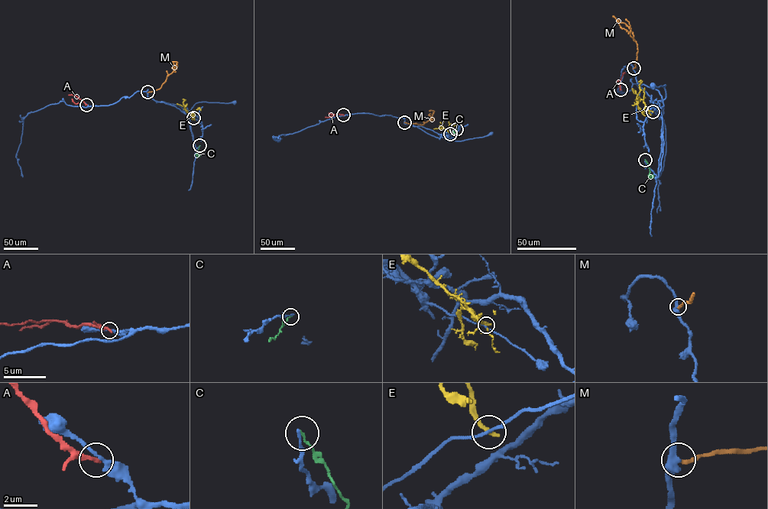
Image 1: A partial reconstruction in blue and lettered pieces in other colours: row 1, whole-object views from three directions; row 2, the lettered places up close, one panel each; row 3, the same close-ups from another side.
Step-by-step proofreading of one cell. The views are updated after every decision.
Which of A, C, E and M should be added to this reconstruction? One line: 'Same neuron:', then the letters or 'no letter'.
Same neuron: no letter

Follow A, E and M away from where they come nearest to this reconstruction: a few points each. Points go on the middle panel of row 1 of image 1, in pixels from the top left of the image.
A: (343, 115), (325, 117)
E: (450, 134), (449, 129), (439, 126)
M: (404, 122), (421, 124), (432, 121), (434, 111), (429, 111)

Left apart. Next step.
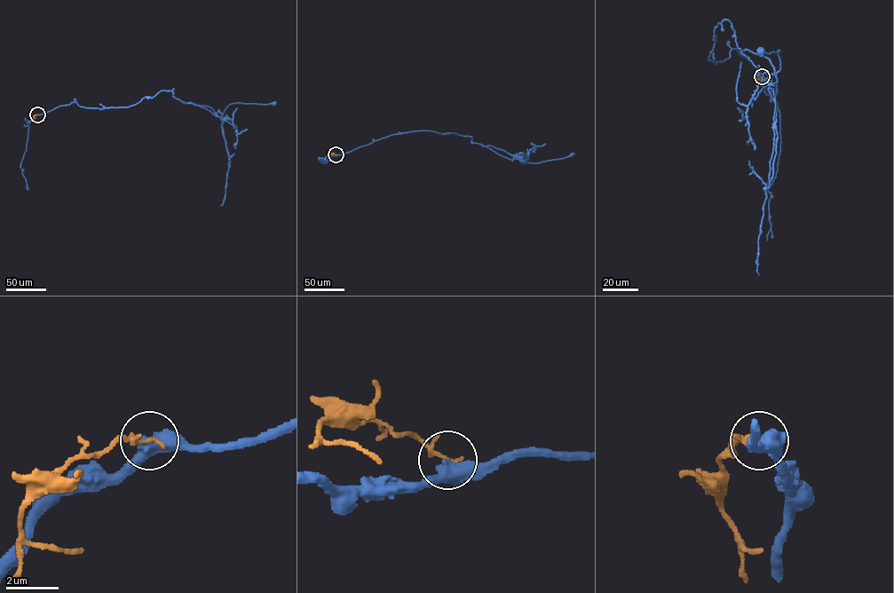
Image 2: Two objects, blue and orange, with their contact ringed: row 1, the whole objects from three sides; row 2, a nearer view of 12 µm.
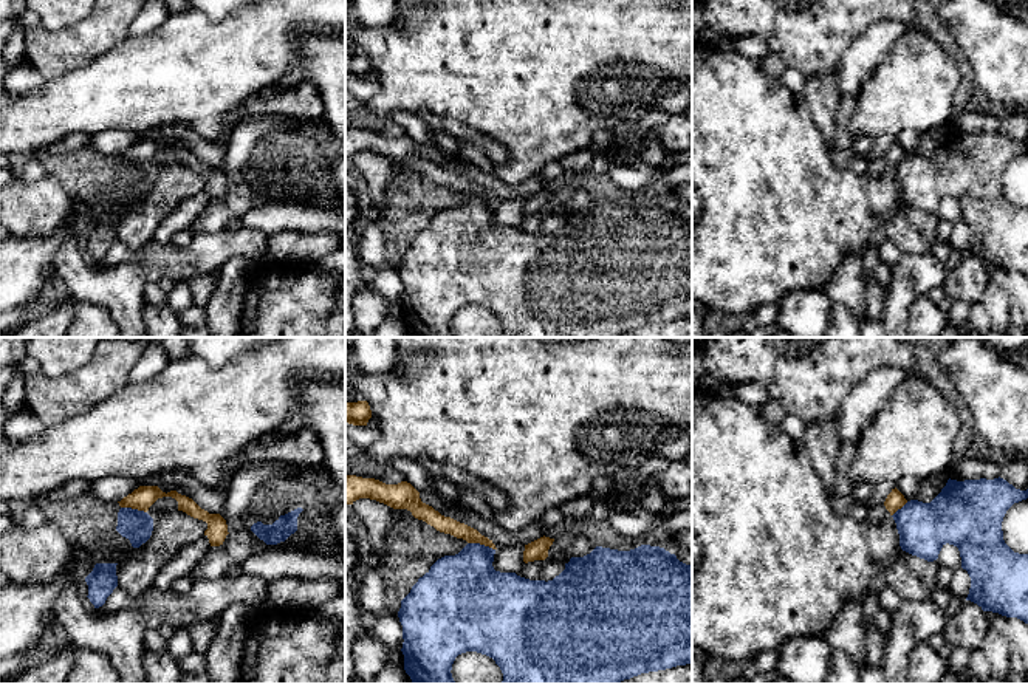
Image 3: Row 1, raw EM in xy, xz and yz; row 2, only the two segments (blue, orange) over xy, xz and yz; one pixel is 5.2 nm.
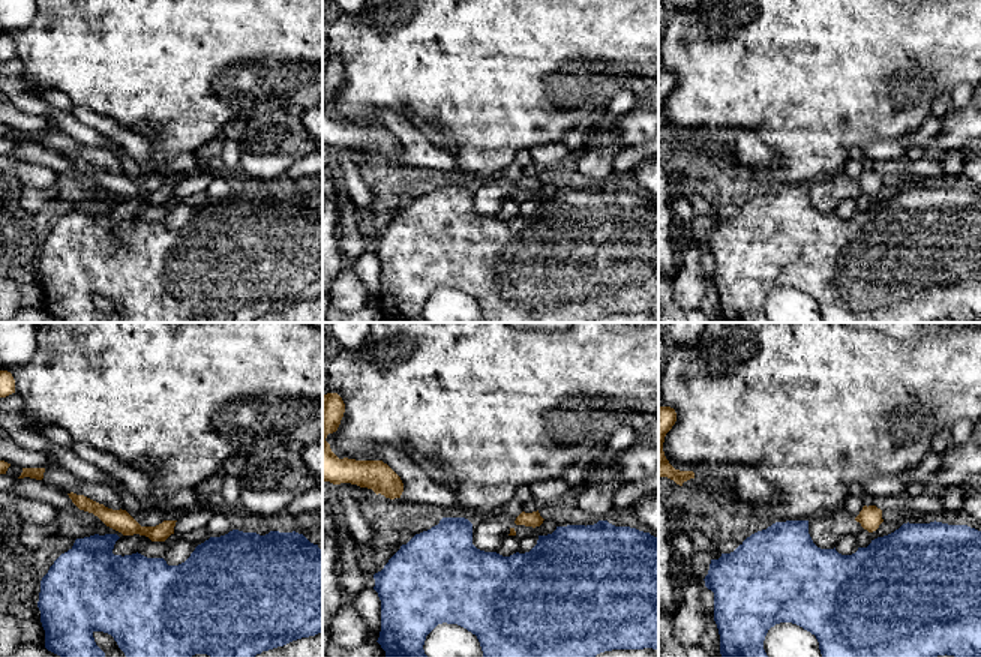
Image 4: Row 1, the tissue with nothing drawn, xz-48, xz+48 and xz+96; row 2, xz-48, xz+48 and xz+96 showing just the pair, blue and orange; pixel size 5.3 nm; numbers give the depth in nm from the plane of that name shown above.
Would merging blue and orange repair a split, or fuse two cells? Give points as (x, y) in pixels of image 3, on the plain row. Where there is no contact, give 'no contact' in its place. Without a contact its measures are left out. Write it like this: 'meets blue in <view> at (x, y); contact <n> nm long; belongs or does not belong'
meets blue in xz at (482, 198); contact 150 nm long; does not belong

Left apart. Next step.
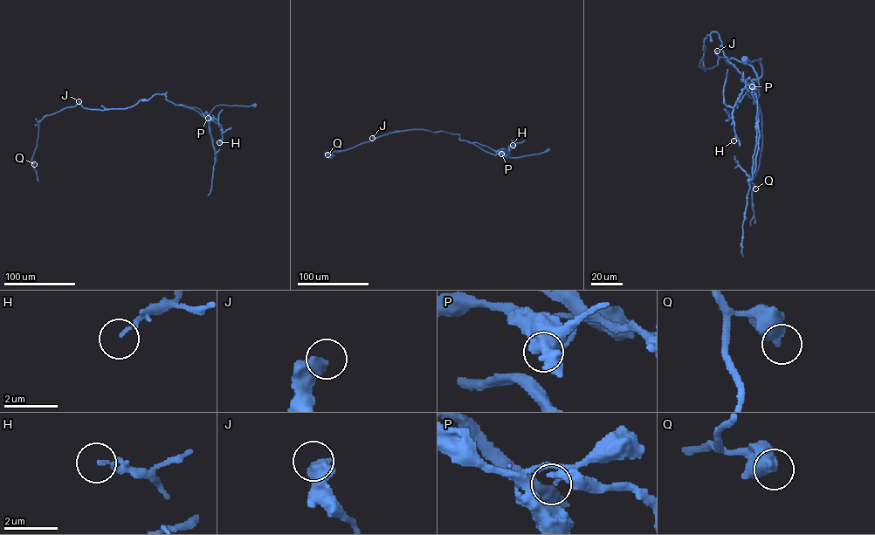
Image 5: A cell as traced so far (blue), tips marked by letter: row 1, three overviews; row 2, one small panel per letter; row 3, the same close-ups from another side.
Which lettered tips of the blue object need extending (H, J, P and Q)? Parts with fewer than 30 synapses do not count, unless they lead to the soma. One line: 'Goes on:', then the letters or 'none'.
Goes on: none

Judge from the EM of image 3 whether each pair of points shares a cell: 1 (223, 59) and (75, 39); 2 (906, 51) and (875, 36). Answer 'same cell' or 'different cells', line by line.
1: different cells
2: different cells

